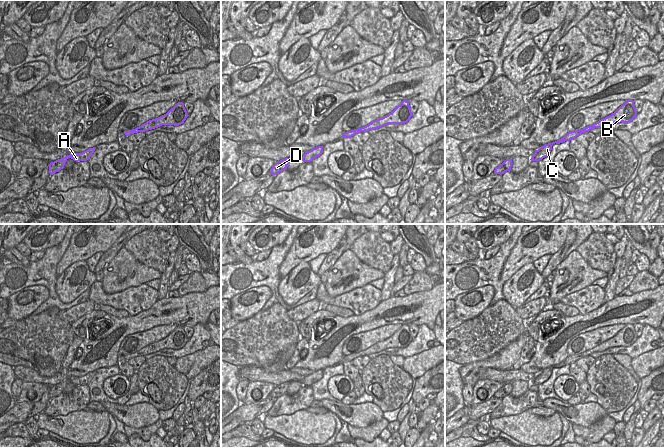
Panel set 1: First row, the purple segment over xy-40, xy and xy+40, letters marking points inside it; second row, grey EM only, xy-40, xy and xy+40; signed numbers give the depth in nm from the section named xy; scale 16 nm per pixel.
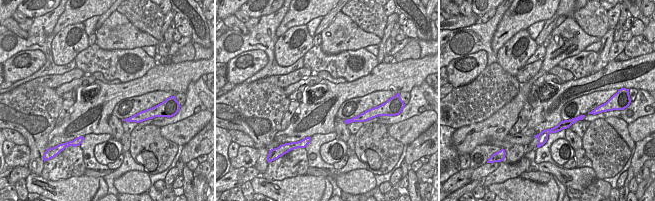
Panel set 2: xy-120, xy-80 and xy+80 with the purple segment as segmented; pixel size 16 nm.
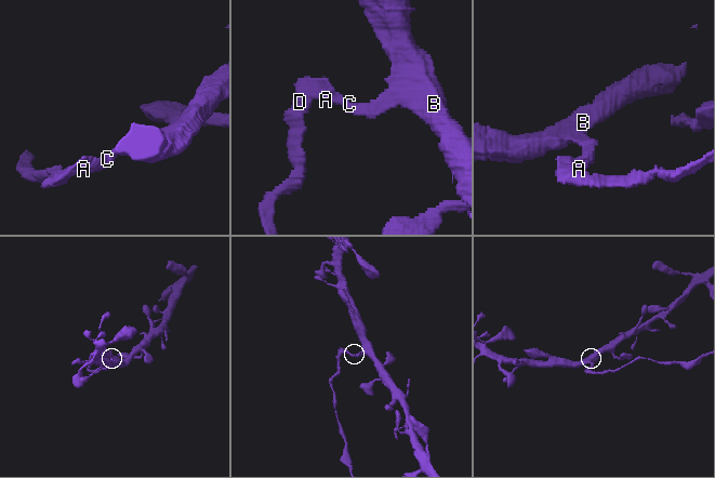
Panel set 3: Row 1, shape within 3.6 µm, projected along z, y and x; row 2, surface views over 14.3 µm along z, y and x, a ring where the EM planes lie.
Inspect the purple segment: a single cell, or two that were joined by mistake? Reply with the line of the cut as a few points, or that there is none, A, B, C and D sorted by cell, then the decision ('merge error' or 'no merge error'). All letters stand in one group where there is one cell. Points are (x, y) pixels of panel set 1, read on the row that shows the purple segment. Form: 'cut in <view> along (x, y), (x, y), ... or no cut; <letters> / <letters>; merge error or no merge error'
cut in xy+40 along (578, 130), (581, 133); A C D / B; merge error

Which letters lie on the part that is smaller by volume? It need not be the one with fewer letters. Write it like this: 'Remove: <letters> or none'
Remove: A, C, D

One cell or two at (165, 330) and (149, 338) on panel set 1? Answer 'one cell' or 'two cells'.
one cell

